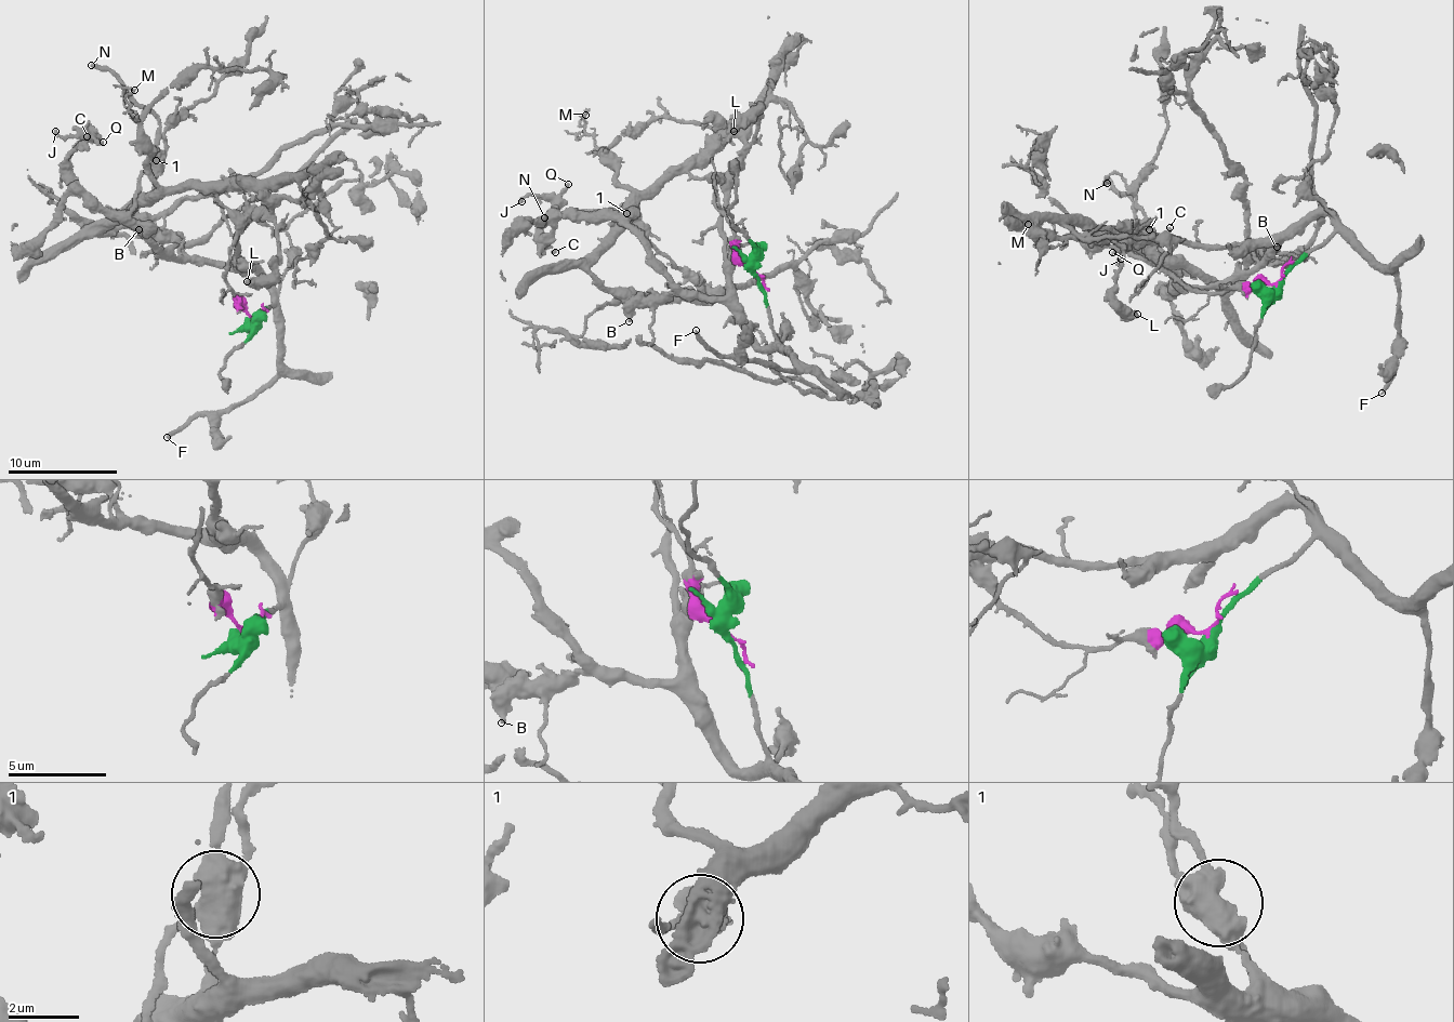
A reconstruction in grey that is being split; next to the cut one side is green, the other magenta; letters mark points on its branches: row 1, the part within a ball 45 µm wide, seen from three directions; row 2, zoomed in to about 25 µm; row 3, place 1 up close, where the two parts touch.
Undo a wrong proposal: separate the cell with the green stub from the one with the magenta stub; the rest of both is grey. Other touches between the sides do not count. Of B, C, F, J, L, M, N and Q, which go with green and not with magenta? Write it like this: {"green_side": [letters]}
{"green_side": ["B", "C", "F", "J", "L", "Q"]}

